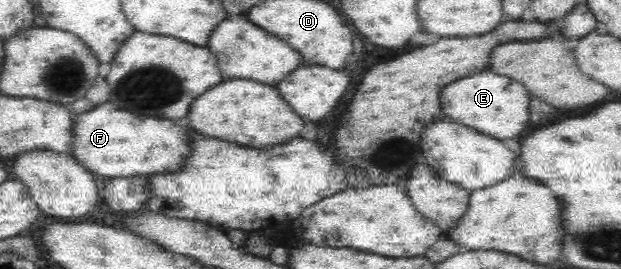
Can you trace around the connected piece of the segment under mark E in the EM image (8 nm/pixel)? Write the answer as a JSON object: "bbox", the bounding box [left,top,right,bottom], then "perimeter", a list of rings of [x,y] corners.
{"bbox":[438,68,530,141],"perimeter":[[[485,68],[446,84],[438,94],[438,102],[440,110],[448,116],[447,120],[454,120],[501,141],[516,136],[520,138],[520,134],[526,130],[530,114],[529,96],[521,82]]]}

